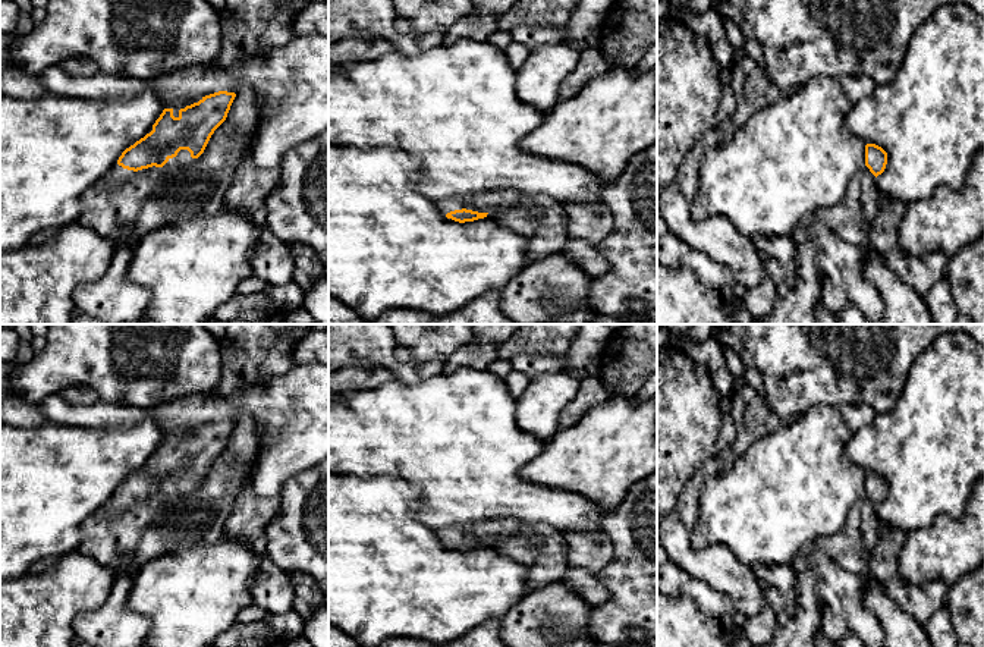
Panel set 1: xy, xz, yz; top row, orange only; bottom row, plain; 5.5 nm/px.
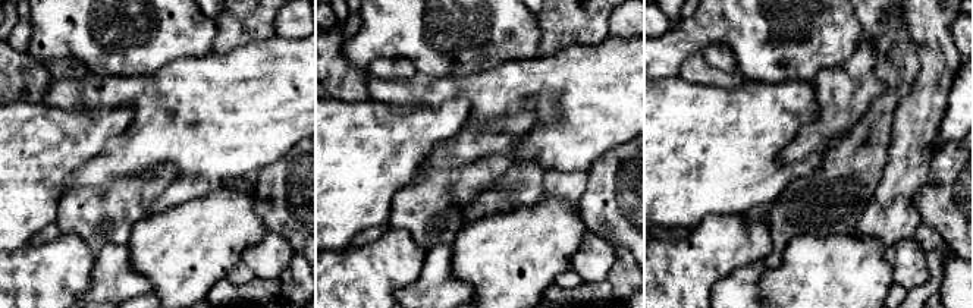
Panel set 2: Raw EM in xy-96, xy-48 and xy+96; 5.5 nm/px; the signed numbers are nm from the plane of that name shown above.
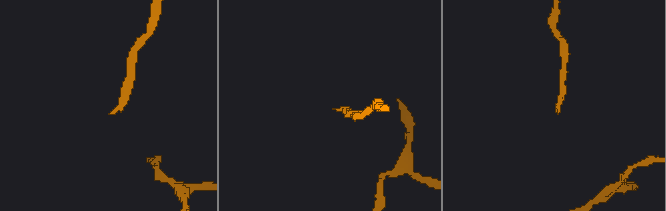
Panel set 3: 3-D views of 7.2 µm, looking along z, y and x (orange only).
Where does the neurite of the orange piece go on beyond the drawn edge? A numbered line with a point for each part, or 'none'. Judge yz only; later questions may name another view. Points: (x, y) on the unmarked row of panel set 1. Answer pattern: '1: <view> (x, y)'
1: yz (851, 547)

